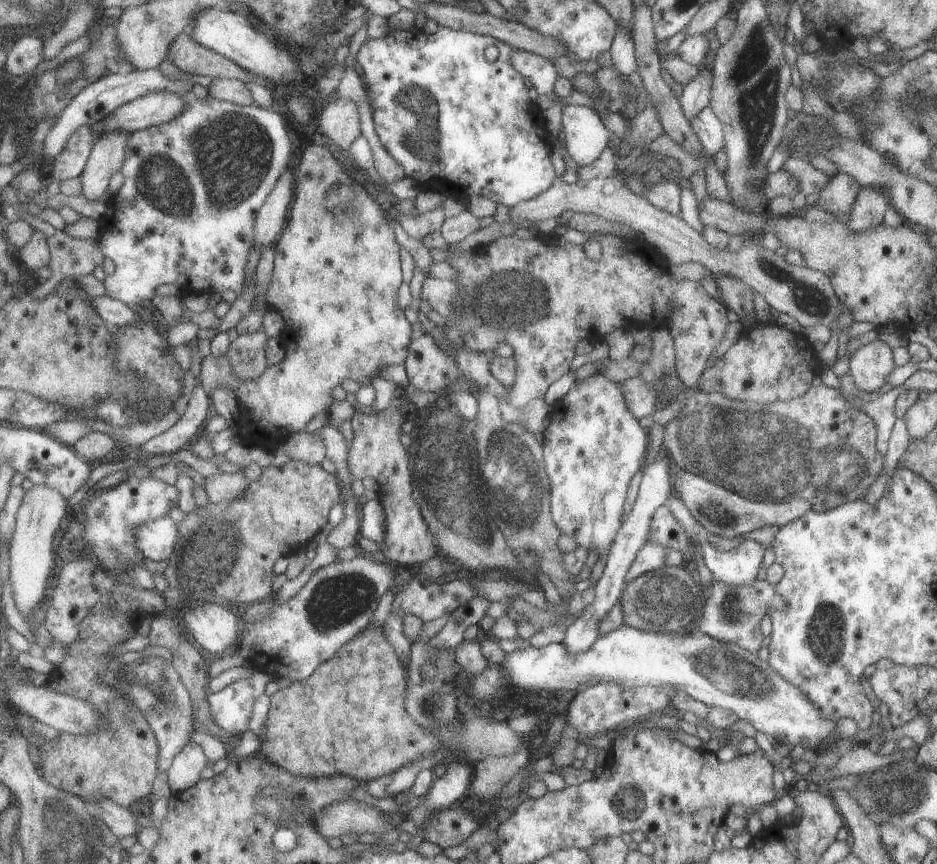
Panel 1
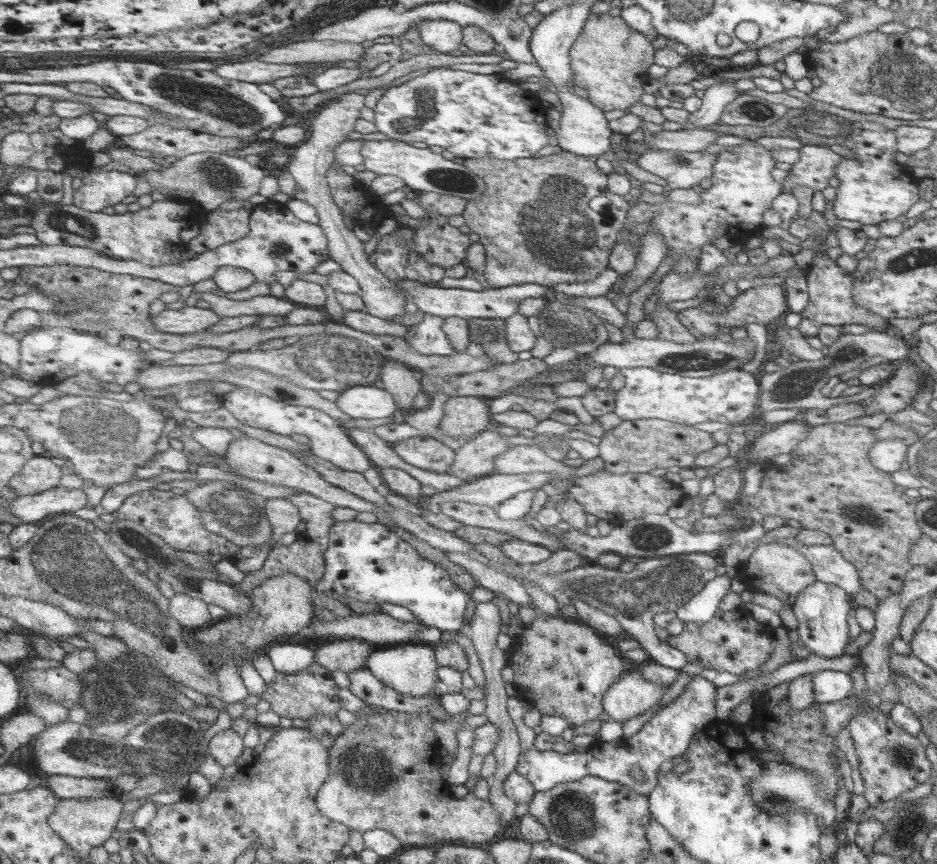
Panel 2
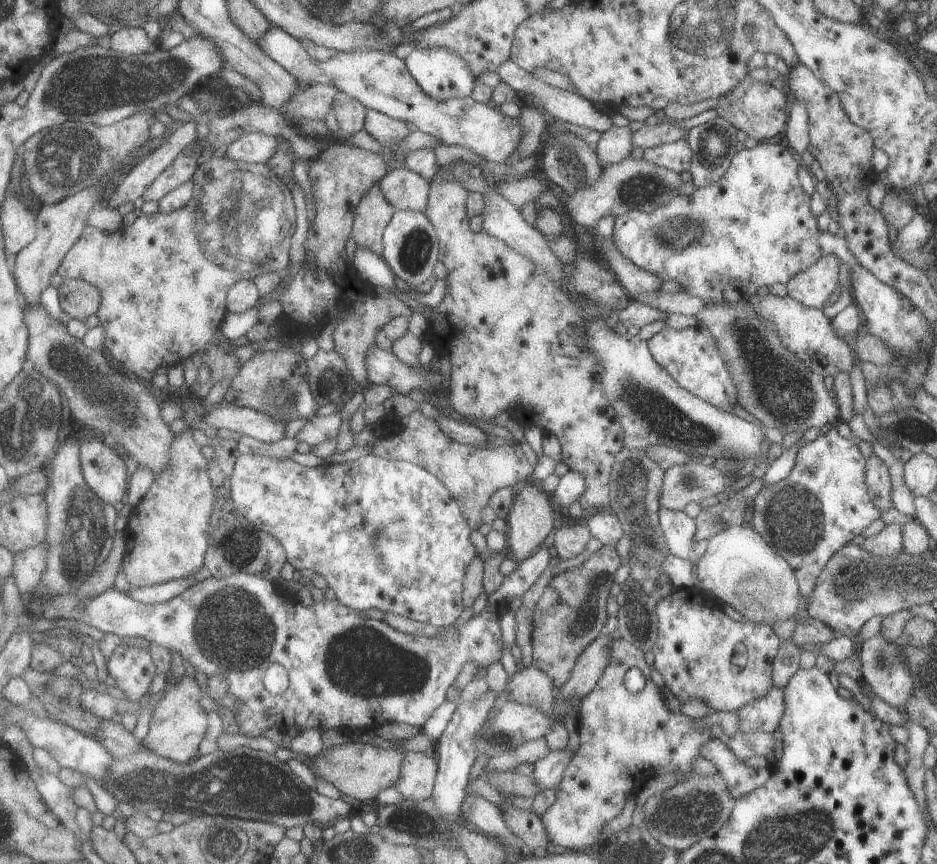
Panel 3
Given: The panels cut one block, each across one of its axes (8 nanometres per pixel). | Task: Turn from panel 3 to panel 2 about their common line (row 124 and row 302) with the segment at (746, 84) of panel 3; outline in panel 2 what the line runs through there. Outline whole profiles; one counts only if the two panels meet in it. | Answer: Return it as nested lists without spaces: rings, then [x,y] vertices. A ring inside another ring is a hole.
[[[764,284],[764,286],[750,288],[744,294],[733,298],[732,303],[728,305],[728,311],[720,316],[710,315],[697,307],[680,311],[678,320],[697,340],[704,340],[715,337],[718,333],[730,334],[736,328],[746,328],[747,324],[759,324],[769,329],[781,320],[787,312],[788,304],[782,286]]]

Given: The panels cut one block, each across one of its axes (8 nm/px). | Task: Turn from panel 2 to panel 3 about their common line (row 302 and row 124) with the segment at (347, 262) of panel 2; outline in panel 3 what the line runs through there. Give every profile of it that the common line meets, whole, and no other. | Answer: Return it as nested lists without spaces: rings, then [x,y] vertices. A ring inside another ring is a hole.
[[[367,110],[366,116],[364,116],[363,130],[370,136],[374,136],[386,148],[400,146],[404,142],[404,138],[410,134],[405,122],[390,118],[376,110]]]

